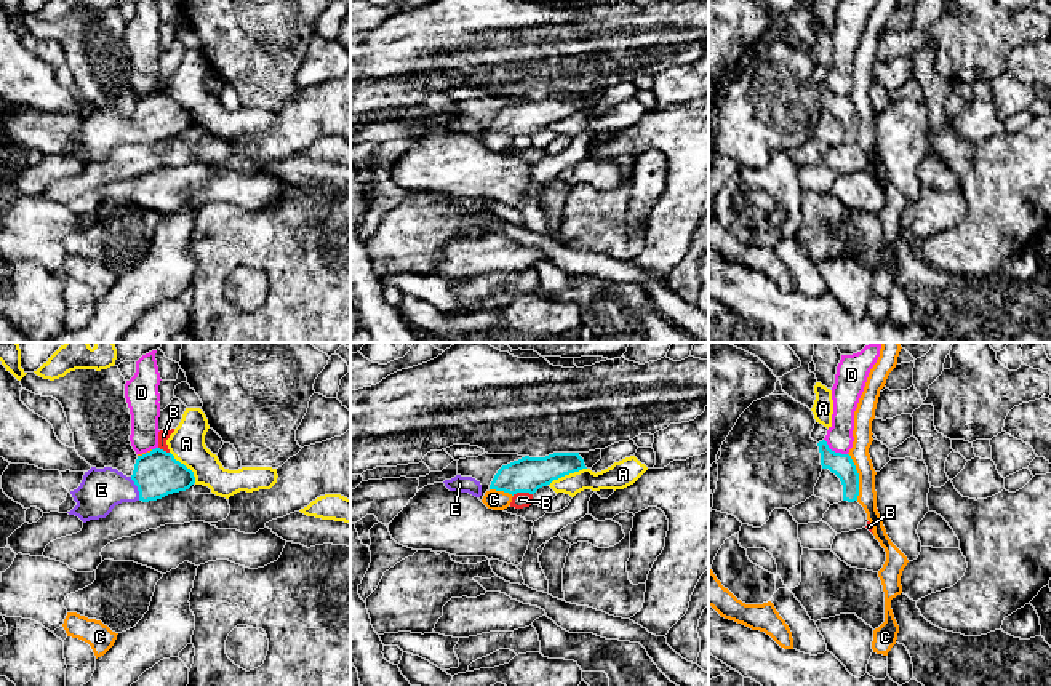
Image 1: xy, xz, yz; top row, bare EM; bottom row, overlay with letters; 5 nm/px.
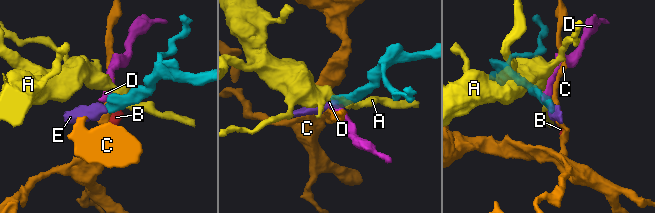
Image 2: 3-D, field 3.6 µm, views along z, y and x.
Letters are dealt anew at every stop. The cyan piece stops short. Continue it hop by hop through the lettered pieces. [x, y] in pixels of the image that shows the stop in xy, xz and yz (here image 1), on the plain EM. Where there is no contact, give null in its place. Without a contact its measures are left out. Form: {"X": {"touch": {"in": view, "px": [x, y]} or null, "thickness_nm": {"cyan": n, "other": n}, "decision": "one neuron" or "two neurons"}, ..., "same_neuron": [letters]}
{"A": {"touch": {"in": "xz", "px": [567, 115]}, "thickness_nm": {"cyan": 180, "other": 130}, "decision": "two neurons"}, "B": {"touch": {"in": "xz", "px": [522, 133]}, "thickness_nm": {"cyan": 180, "other": 80}, "decision": "two neurons"}, "C": {"touch": {"in": "yz", "px": [858, 119]}, "thickness_nm": {"cyan": 110, "other": 100}, "decision": "two neurons"}, "D": {"touch": {"in": "yz", "px": [834, 93]}, "thickness_nm": {"cyan": 110, "other": 130}, "decision": "two neurons"}, "E": {"touch": {"in": "xy", "px": [138, 130]}, "thickness_nm": {"cyan": 240, "other": 220}, "decision": "one neuron"}, "same_neuron": ["E"]}

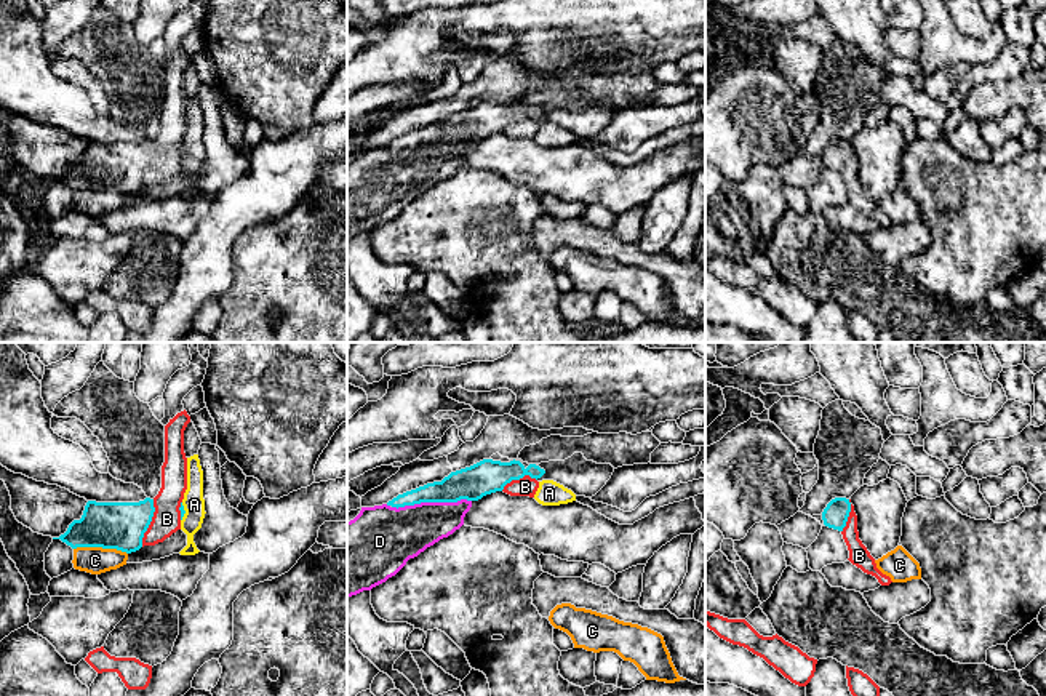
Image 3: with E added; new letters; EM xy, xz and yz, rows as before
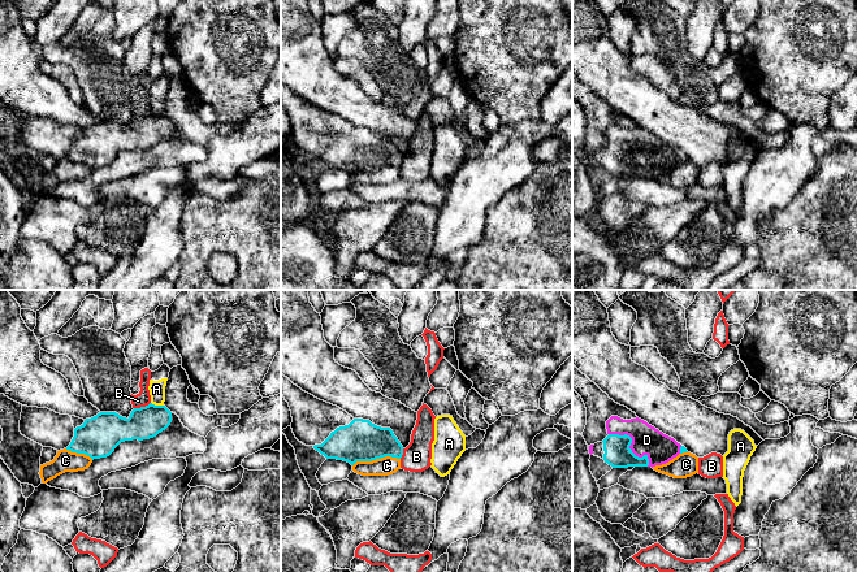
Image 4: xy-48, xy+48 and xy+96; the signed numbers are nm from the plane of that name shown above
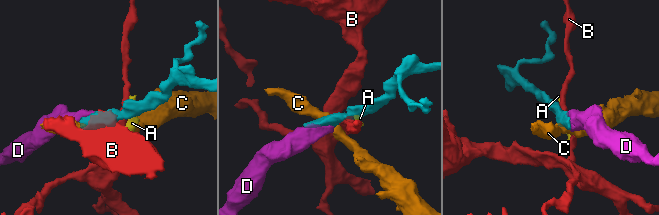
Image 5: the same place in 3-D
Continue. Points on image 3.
{"A": {"touch": {"in": "xy", "px": [184, 154]}, "thickness_nm": {"cyan": 20, "other": 110}, "decision": "two neurons"}, "B": {"touch": {"in": "xy", "px": [149, 165]}, "thickness_nm": {"cyan": 240, "other": 140}, "decision": "two neurons"}, "C": {"touch": {"in": "xy", "px": [101, 188]}, "thickness_nm": {"cyan": 240, "other": 140}, "decision": "two neurons"}, "D": {"touch": {"in": "xz", "px": [431, 143]}, "thickness_nm": {"cyan": 170, "other": 280}, "decision": "one neuron"}, "same_neuron": ["D"]}

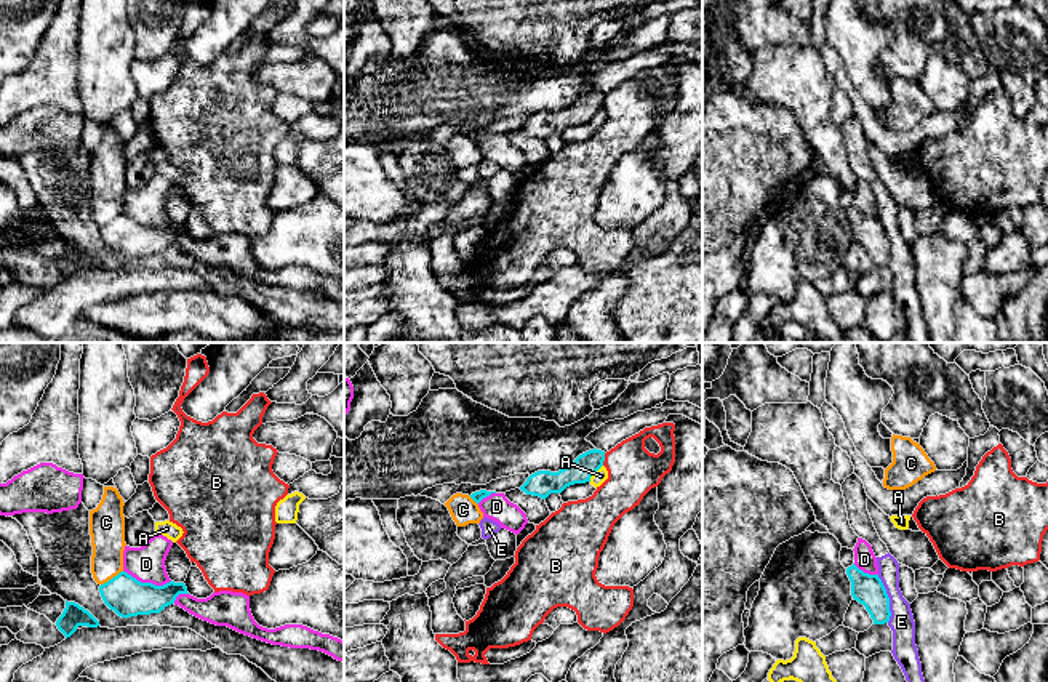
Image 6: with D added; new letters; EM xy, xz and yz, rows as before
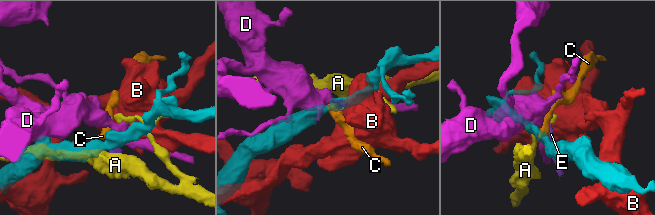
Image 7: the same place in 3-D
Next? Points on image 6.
{"A": {"touch": {"in": "xz", "px": [596, 112]}, "thickness_nm": {"cyan": 120, "other": 70}, "decision": "two neurons"}, "B": {"touch": {"in": "xz", "px": [604, 101]}, "thickness_nm": {"cyan": 120, "other": 260}, "decision": "two neurons"}, "C": {"touch": {"in": "xy", "px": [112, 220]}, "thickness_nm": {"cyan": 200, "other": 180}, "decision": "two neurons"}, "D": {"touch": {"in": "xy", "px": [148, 224]}, "thickness_nm": {"cyan": 200, "other": 180}, "decision": "two neurons"}, "E": {"touch": {"in": "yz", "px": [888, 240]}, "thickness_nm": {"cyan": 160, "other": 130}, "decision": "two neurons"}, "same_neuron": []}

